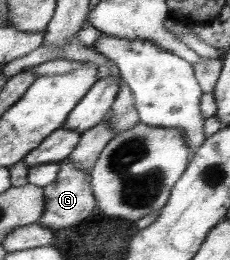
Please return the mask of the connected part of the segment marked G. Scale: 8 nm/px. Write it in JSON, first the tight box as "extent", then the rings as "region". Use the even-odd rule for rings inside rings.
{"extent":[41,157,97,232],"region":[[[70,157],[62,160],[61,173],[56,182],[45,187],[46,209],[41,224],[55,232],[64,228],[71,228],[79,221],[84,221],[97,205],[97,196],[94,195],[91,173],[81,170]]]}

